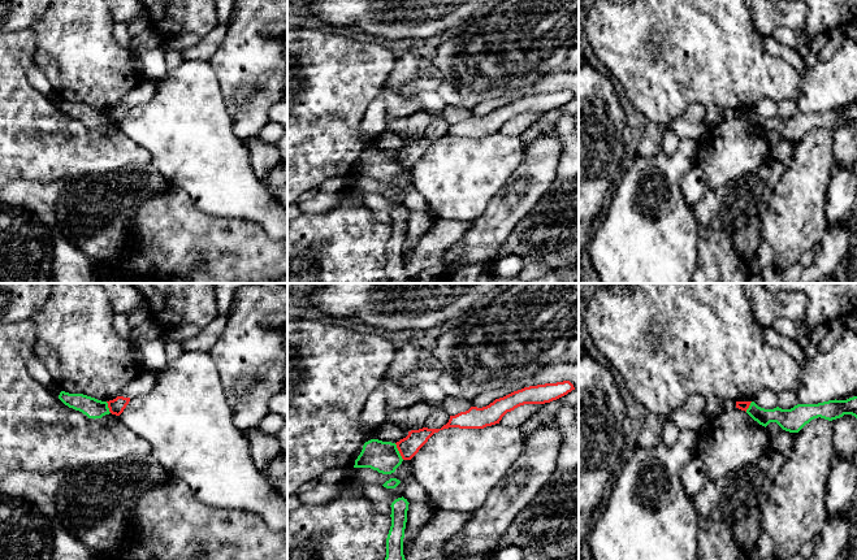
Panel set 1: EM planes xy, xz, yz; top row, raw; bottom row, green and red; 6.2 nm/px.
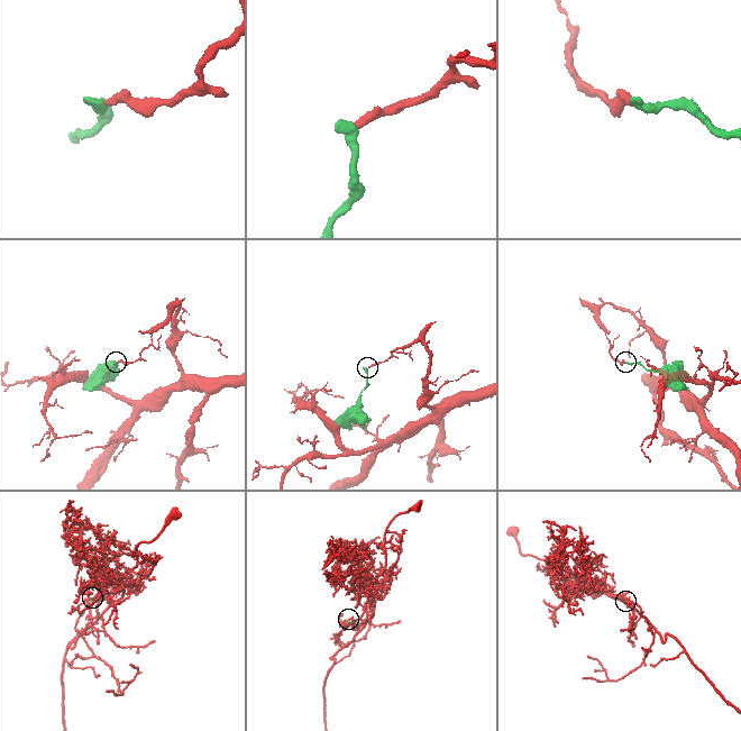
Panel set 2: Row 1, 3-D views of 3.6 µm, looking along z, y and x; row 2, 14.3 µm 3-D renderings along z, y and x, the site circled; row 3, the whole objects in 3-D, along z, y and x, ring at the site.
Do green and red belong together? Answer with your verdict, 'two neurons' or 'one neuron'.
two neurons

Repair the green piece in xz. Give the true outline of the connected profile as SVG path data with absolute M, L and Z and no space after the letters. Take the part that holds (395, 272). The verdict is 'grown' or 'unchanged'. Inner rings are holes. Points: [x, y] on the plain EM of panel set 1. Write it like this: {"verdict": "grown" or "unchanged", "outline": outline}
{"verdict": "unchanged", "outline": "M398 207L391 212L391 235L386 247L386 278L388 283L408 283L410 277L403 264L403 247L408 220L407 208Z"}

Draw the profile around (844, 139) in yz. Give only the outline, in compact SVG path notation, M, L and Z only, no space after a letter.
M844 123L832 129L831 133L835 162L844 169L853 170L857 161L857 127Z

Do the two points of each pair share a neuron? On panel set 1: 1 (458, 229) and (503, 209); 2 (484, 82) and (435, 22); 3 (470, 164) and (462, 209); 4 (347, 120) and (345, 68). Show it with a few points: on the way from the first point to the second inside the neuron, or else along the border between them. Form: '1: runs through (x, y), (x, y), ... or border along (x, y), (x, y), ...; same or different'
1: border along (471, 222), (467, 231), (449, 246); different
2: border along (475, 14), (454, 31); different
3: runs through (462, 176), (462, 198); same
4: runs through (345, 107), (345, 81); same

